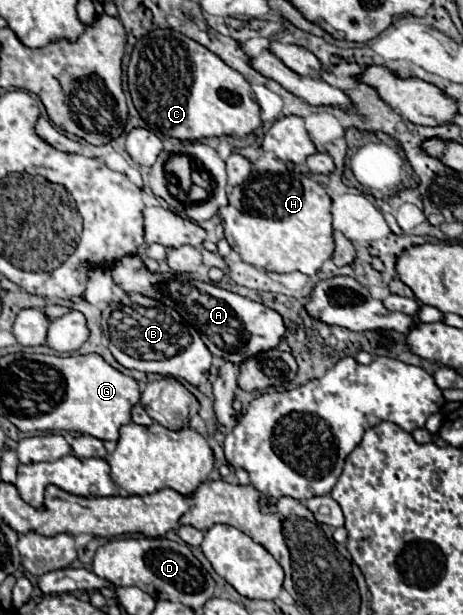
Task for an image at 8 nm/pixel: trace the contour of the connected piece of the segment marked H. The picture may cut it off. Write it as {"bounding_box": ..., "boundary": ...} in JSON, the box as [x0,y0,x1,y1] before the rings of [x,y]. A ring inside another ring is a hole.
{"bounding_box":[220,171,334,275],"boundary":[[[252,171],[244,183],[232,187],[228,195],[228,205],[220,209],[220,217],[224,221],[224,237],[234,251],[242,255],[242,259],[256,269],[276,271],[276,273],[306,273],[316,275],[326,259],[334,253],[332,239],[332,215],[330,215],[330,197],[326,189],[316,183],[310,175],[298,173],[260,173]]]}

